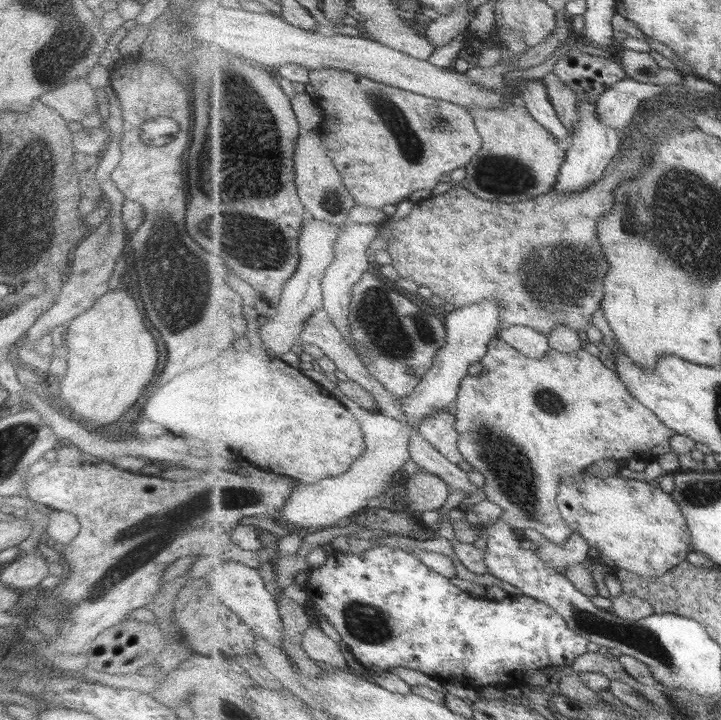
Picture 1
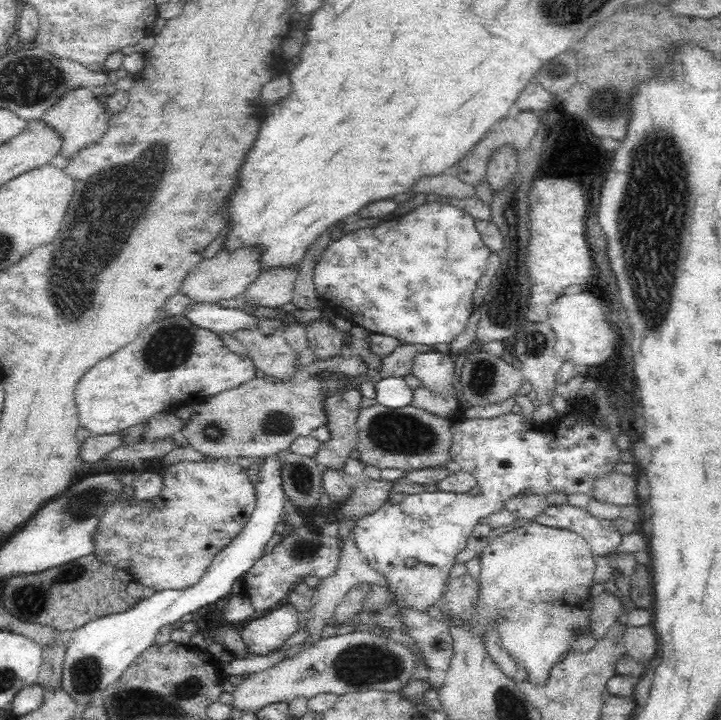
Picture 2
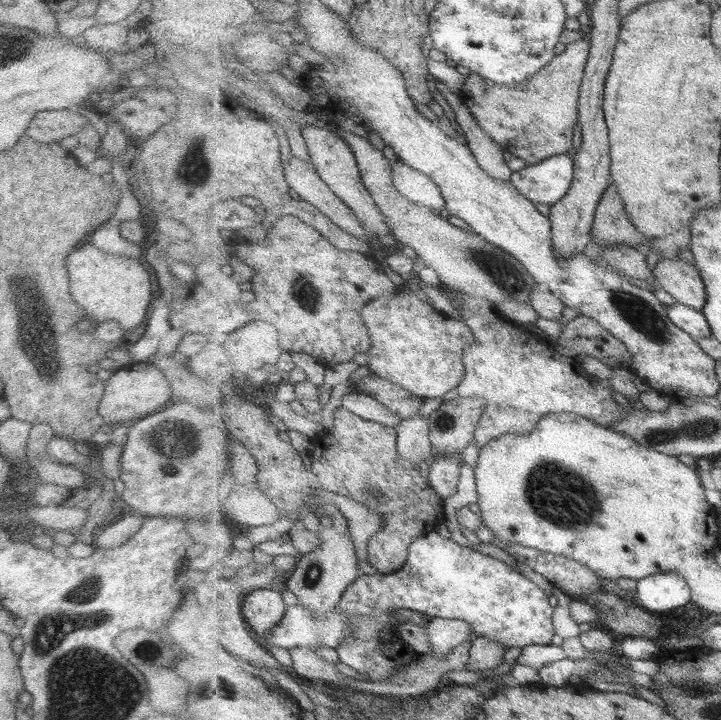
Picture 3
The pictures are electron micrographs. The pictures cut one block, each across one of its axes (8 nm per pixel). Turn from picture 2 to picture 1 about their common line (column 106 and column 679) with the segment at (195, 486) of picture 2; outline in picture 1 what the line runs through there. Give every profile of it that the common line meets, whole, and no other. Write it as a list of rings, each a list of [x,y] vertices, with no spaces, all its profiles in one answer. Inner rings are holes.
[[[587,472],[565,477],[559,489],[558,507],[571,530],[581,534],[589,547],[598,550],[603,565],[622,568],[639,576],[662,576],[688,560],[693,551],[694,534],[679,503],[670,493],[651,486],[648,481],[622,478],[617,474],[594,476]]]

